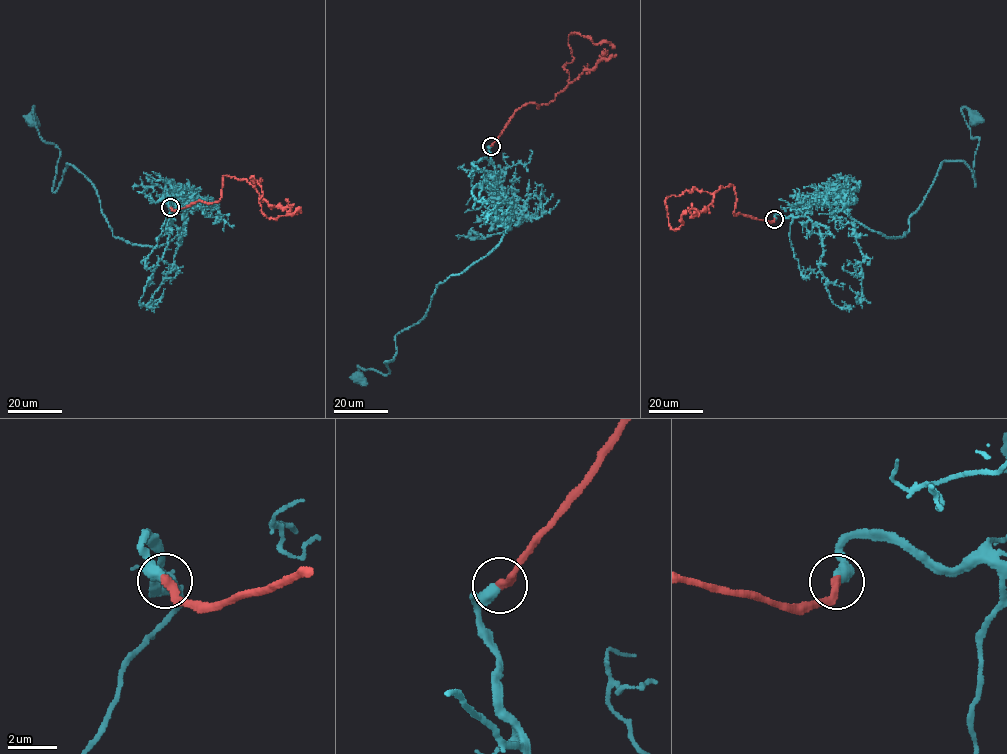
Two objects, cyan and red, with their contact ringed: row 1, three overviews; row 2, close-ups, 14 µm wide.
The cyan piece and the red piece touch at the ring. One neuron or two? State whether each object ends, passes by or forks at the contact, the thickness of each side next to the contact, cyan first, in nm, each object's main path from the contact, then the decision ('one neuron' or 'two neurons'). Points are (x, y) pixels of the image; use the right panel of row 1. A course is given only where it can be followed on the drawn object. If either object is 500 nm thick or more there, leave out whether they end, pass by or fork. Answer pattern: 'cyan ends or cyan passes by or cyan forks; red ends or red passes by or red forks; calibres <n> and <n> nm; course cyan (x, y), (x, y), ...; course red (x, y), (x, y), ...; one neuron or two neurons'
cyan ends; red ends; calibres 460 and 360 nm; course cyan (774, 219), (829, 196), (901, 237), (944, 161), (963, 160), (975, 186), (979, 138), (961, 109), (976, 118); course red (774, 219), (733, 214), (730, 184), (710, 194), (694, 188), (670, 195), (670, 227), (682, 224), (685, 210); one neuron

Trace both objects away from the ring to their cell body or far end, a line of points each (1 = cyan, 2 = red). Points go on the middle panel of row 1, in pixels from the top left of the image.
1: (491, 146), (512, 218), (500, 243), (438, 284), (421, 320), (396, 335), (390, 373), (357, 366), (358, 379)
2: (491, 146), (517, 109), (549, 104), (568, 83), (564, 66), (573, 58), (568, 40), (571, 33), (615, 47)

